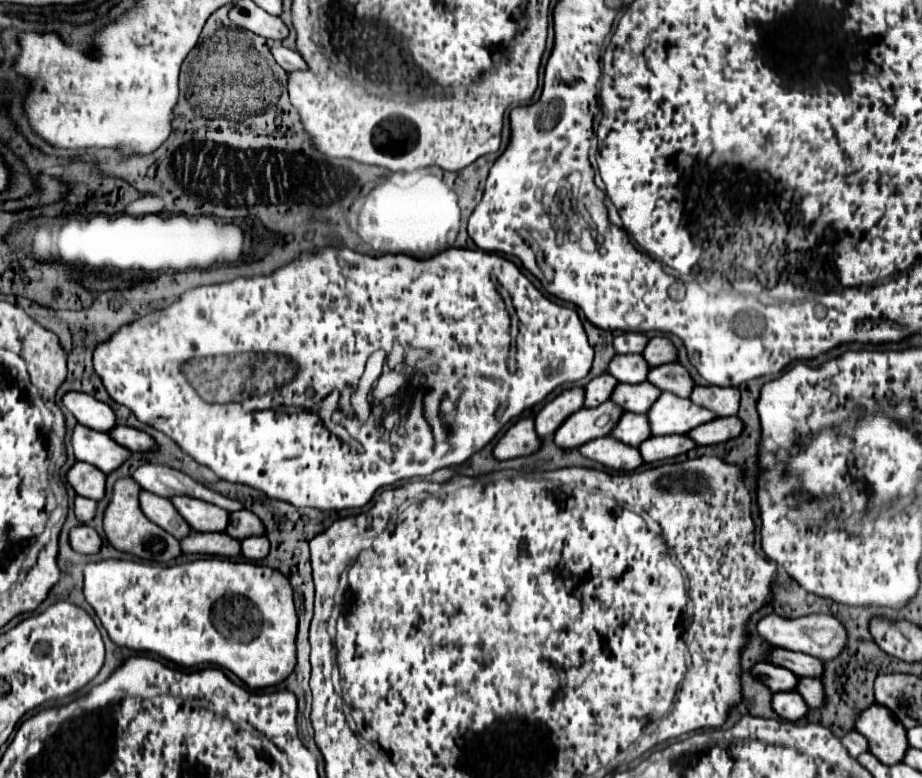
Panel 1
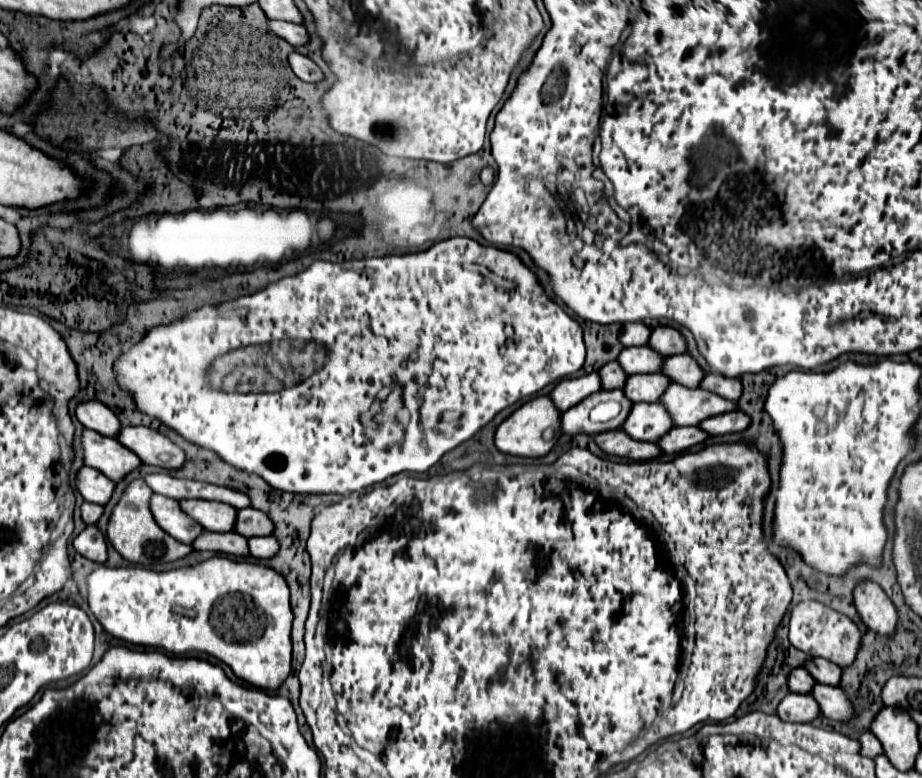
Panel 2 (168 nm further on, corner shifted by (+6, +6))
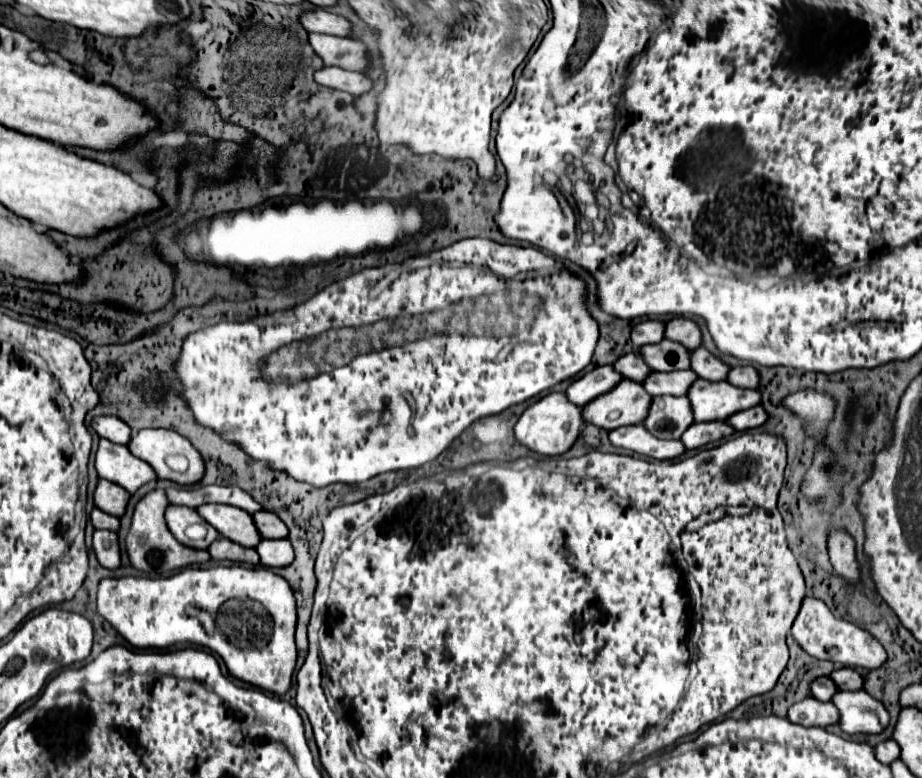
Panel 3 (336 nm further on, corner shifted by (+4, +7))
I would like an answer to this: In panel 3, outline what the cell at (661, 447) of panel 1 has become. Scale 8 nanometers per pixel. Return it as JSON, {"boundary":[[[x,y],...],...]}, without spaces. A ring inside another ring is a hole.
{"boundary":[[[715,420],[715,422],[693,422],[681,436],[681,442],[687,450],[695,450],[695,448],[703,448],[707,444],[715,444],[721,438],[731,436],[735,430],[731,426],[727,426],[727,422],[723,420]]]}

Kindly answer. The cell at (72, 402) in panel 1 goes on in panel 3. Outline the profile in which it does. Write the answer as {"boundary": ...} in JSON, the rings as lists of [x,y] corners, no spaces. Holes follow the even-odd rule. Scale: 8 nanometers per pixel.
{"boundary":[[[97,416],[93,418],[91,426],[101,438],[107,438],[115,444],[127,444],[131,438],[131,428],[115,416]]]}

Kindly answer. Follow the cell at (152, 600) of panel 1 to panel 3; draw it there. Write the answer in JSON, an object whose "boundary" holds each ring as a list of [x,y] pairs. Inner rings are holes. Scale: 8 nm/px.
{"boundary":[[[215,566],[203,570],[185,568],[169,578],[141,578],[141,576],[103,578],[97,590],[97,610],[135,648],[169,648],[181,642],[191,642],[191,644],[207,646],[215,654],[219,654],[223,662],[229,666],[231,676],[243,682],[269,690],[277,696],[283,696],[291,686],[295,660],[297,660],[295,598],[287,580],[283,580],[279,574],[275,574],[269,568]],[[201,612],[209,612],[209,616],[213,614],[211,634],[207,632],[207,628],[199,618]]]}

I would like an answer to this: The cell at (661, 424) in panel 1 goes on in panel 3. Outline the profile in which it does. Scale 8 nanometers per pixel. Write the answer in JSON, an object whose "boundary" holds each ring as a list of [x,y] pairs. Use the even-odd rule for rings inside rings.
{"boundary":[[[695,380],[687,390],[695,422],[725,420],[735,412],[747,410],[759,404],[759,392],[731,386],[729,382],[709,382]]]}

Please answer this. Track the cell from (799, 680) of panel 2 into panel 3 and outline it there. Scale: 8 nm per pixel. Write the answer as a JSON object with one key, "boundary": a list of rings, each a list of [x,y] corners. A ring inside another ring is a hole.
{"boundary":[[[821,676],[821,678],[817,678],[817,680],[811,682],[811,696],[817,698],[817,700],[821,700],[821,702],[831,700],[831,696],[835,694],[835,690],[837,690],[837,686],[827,676]]]}

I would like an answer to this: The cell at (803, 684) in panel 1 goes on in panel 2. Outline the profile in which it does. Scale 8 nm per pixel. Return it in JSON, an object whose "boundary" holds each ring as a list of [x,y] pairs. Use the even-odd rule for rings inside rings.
{"boundary":[[[819,683],[819,685],[815,685],[811,695],[817,699],[817,703],[821,705],[821,711],[827,719],[843,721],[843,723],[853,719],[855,709],[853,709],[853,703],[847,699],[843,689]]]}

